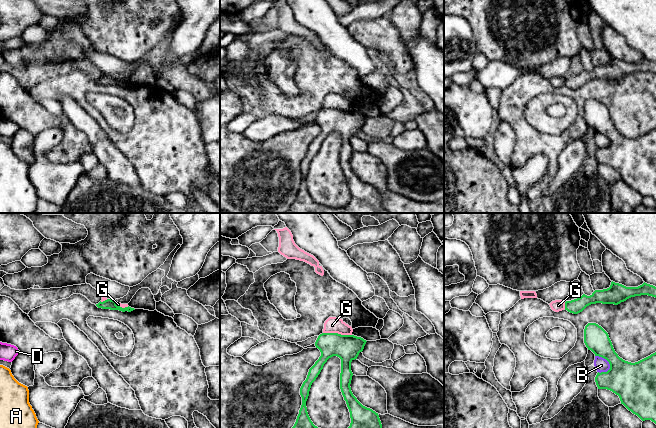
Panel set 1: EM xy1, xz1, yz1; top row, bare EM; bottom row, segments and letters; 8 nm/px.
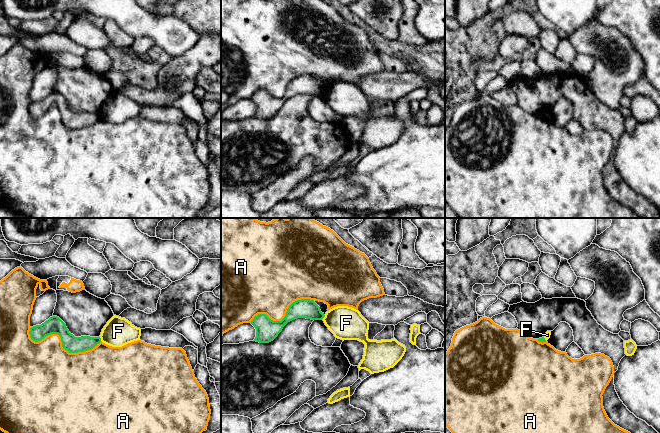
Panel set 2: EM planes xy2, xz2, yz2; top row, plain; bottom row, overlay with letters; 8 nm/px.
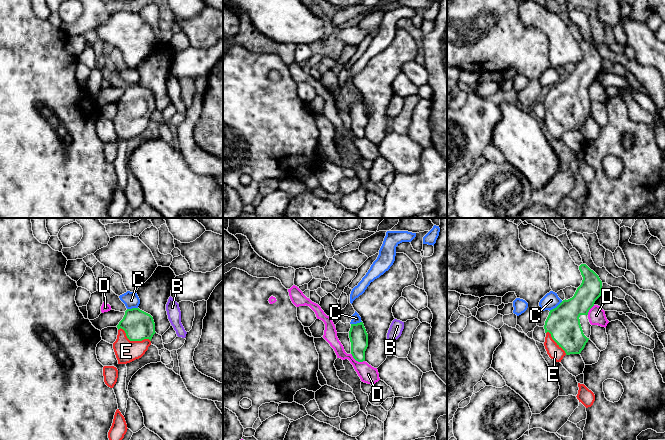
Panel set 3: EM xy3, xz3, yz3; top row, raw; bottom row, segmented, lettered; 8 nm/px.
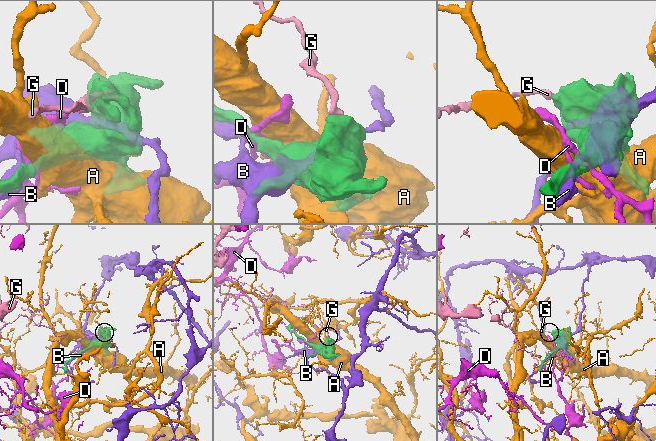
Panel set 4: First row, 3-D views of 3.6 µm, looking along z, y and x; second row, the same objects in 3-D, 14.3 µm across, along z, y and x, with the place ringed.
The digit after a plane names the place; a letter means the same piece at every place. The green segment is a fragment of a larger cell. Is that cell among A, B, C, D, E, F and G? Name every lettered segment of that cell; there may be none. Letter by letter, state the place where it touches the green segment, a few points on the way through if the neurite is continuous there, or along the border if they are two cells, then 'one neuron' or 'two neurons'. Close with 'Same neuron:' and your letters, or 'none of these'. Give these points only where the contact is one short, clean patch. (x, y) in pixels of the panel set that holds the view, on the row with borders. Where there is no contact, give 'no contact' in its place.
A: meets green in xy2 at (62, 343); two neurons
B: meets green in yz1 at (607, 360); two neurons
C: meets green in yz3 at (556, 307); border along yz3 (562, 301), (549, 310); two neurons
D: meets green in xz3 at (357, 360); two neurons
E: meets green in xy3 at (133, 340); runs through xy3 (138, 325), (133, 340), (126, 351); one neuron
F: meets green in xy2 at (100, 339); border along xy2 (99, 337), (101, 340); two neurons
G: meets green in xz1 at (337, 333); border along xz1 (323, 332), (351, 335); two neurons
Same neuron: E

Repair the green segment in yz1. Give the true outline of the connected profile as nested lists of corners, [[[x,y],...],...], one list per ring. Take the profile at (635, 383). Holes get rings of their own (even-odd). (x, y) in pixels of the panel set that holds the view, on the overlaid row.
[[[596,323],[585,326],[584,343],[595,356],[606,359],[610,364],[607,372],[598,372],[595,377],[598,389],[612,391],[619,396],[621,404],[642,421],[651,420],[656,424],[656,352],[635,363],[625,361],[615,352],[608,333]]]

